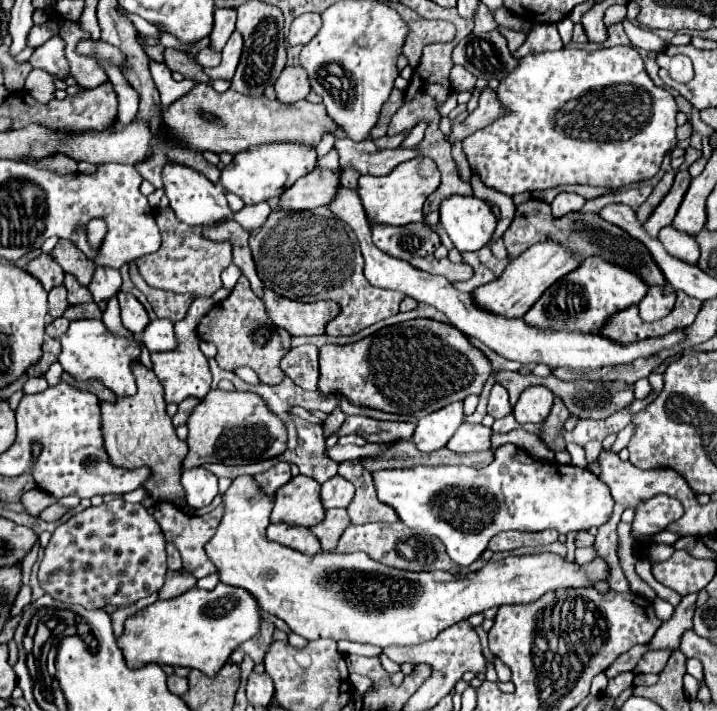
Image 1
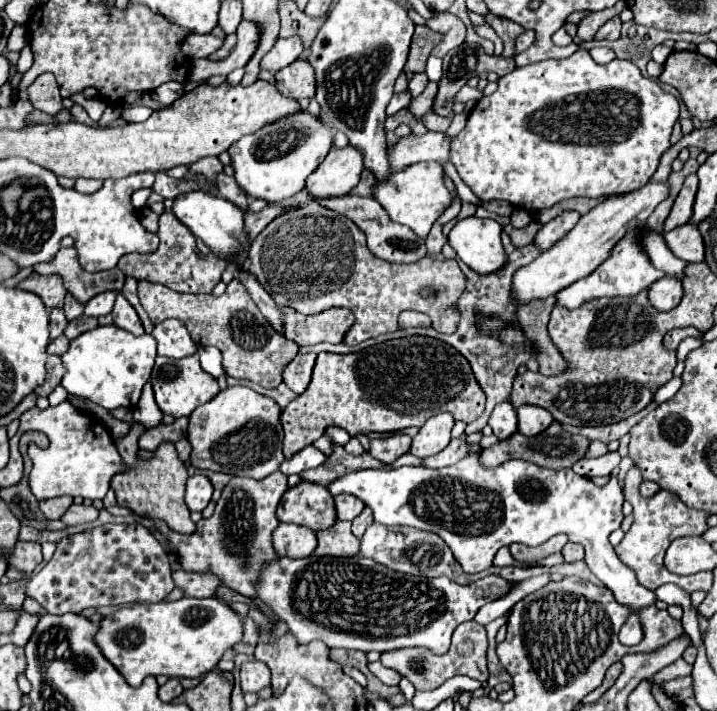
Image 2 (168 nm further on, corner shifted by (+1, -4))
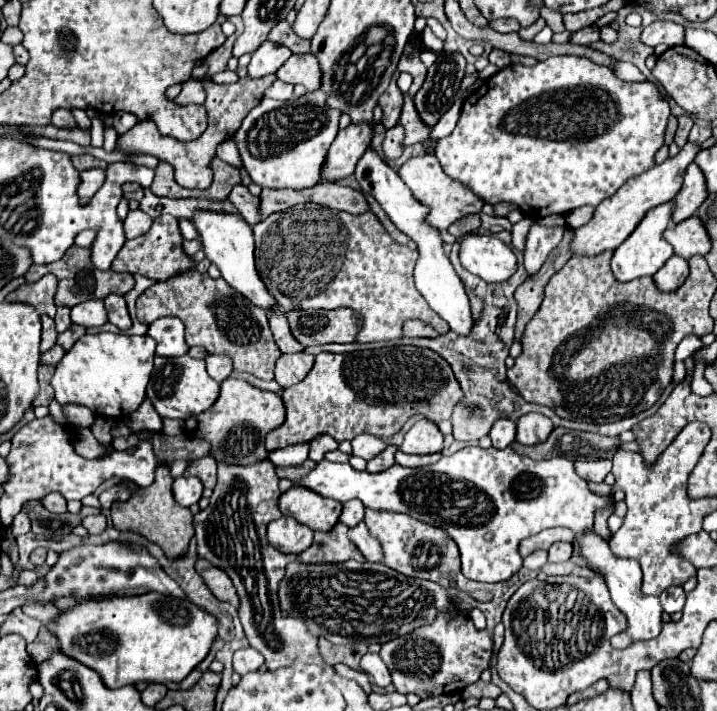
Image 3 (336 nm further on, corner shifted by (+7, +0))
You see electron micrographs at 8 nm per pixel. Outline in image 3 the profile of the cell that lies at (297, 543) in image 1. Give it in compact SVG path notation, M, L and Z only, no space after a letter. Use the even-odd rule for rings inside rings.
M281 517L267 527L267 539L281 553L299 555L311 545L313 531L291 517Z

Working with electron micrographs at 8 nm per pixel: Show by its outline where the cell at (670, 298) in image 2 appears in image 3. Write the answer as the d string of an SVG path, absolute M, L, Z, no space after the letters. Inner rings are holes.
M673 255L655 275L655 283L661 291L673 291L679 289L679 285L685 281L685 277L689 275L689 263L683 257Z

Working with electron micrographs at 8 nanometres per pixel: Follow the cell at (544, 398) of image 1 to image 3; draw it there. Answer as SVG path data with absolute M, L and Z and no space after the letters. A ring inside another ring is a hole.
M541 413L523 415L517 421L517 441L521 441L521 445L543 443L543 441L547 441L551 431L553 431L551 419L541 415Z

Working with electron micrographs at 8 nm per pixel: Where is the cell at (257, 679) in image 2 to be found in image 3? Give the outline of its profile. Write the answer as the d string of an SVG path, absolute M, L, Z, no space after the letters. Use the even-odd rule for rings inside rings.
M253 647L235 651L233 669L235 669L239 675L247 675L247 673L251 673L251 671L257 671L261 665L263 665L263 655L261 655L259 651L255 651Z

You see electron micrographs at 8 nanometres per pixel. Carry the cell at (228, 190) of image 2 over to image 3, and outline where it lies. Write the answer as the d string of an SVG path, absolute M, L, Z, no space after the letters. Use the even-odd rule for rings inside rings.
M235 185L231 195L229 195L229 201L239 209L241 217L251 227L263 219L259 213L259 197L253 197L245 185Z

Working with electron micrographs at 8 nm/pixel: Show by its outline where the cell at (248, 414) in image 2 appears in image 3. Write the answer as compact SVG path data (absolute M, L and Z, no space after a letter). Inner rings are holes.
M229 377L221 383L221 395L217 403L205 413L197 415L197 421L199 427L195 431L195 437L211 443L211 457L215 461L249 465L267 459L267 451L263 445L265 435L285 423L285 405L279 393L261 391L243 379Z

